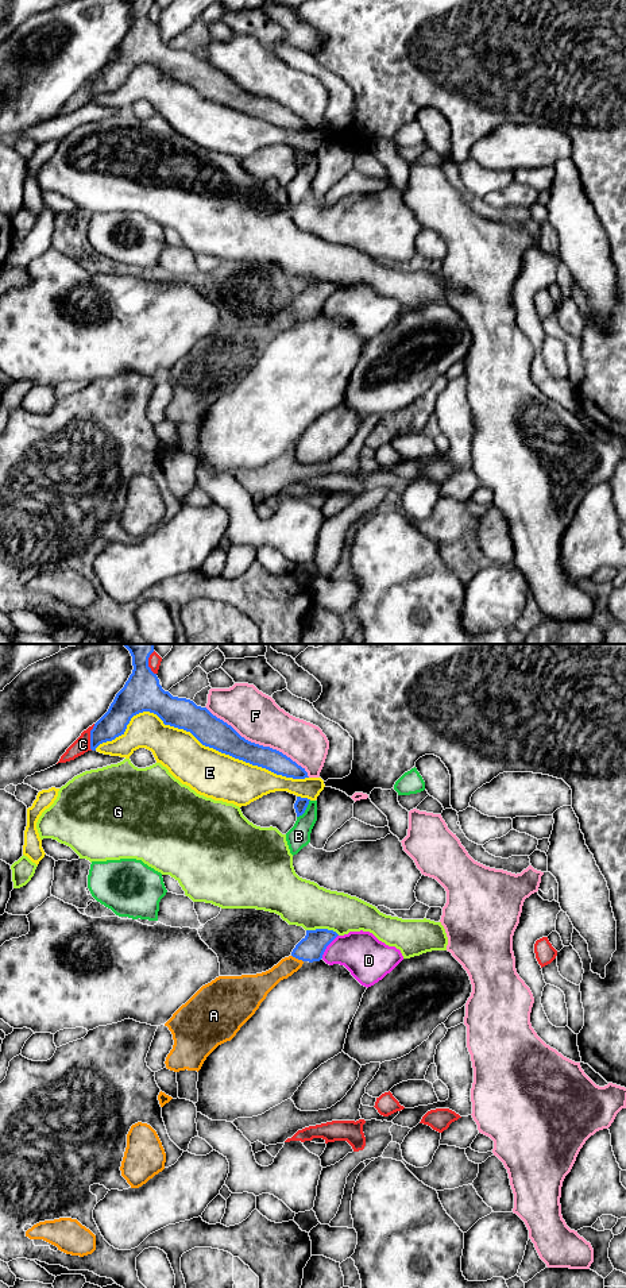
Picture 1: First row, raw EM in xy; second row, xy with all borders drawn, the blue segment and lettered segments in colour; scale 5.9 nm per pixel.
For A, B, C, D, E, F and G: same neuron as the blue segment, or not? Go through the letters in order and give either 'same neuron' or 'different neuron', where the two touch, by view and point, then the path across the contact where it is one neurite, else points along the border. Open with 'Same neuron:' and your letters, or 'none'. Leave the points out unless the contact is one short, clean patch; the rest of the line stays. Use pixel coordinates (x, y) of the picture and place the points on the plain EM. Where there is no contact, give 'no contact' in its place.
Same neuron: A
A: same neuron; contact xy (297, 309); way xy (310, 300), (297, 309), (265, 334)
B: different neuron; contact xy (305, 161)
C: different neuron; contact xy (91, 89)
D: different neuron; contact xy (327, 297)
E: different neuron; contact xy (198, 92)
F: different neuron; contact xy (258, 96)
G: different neuron; contact xy (323, 281)

